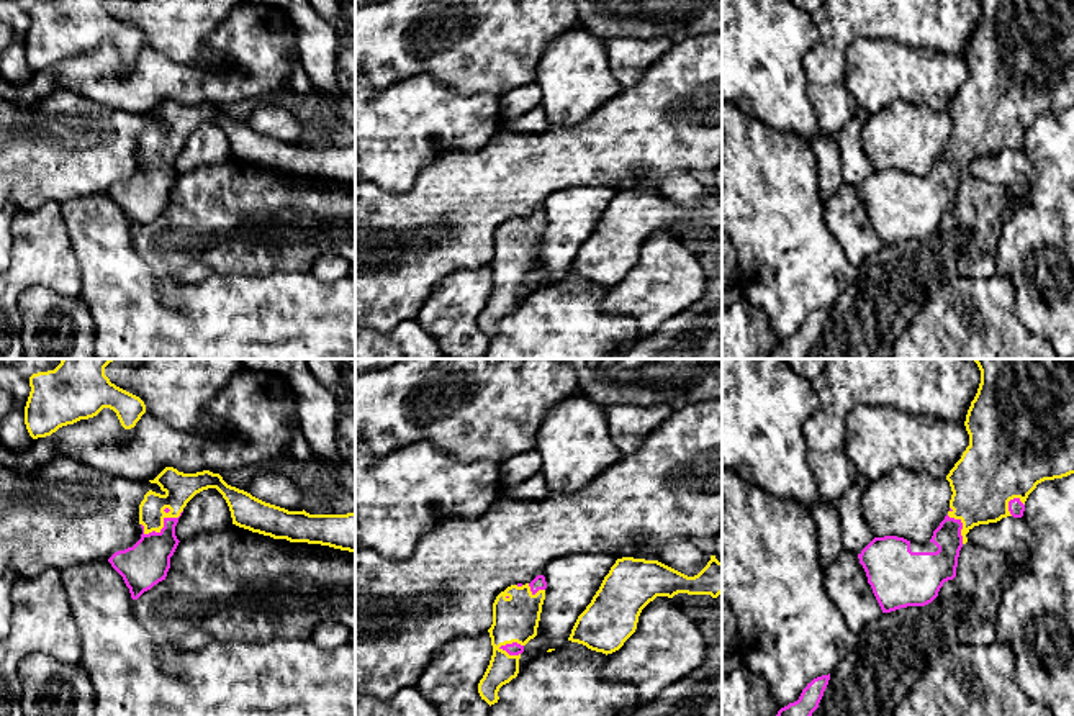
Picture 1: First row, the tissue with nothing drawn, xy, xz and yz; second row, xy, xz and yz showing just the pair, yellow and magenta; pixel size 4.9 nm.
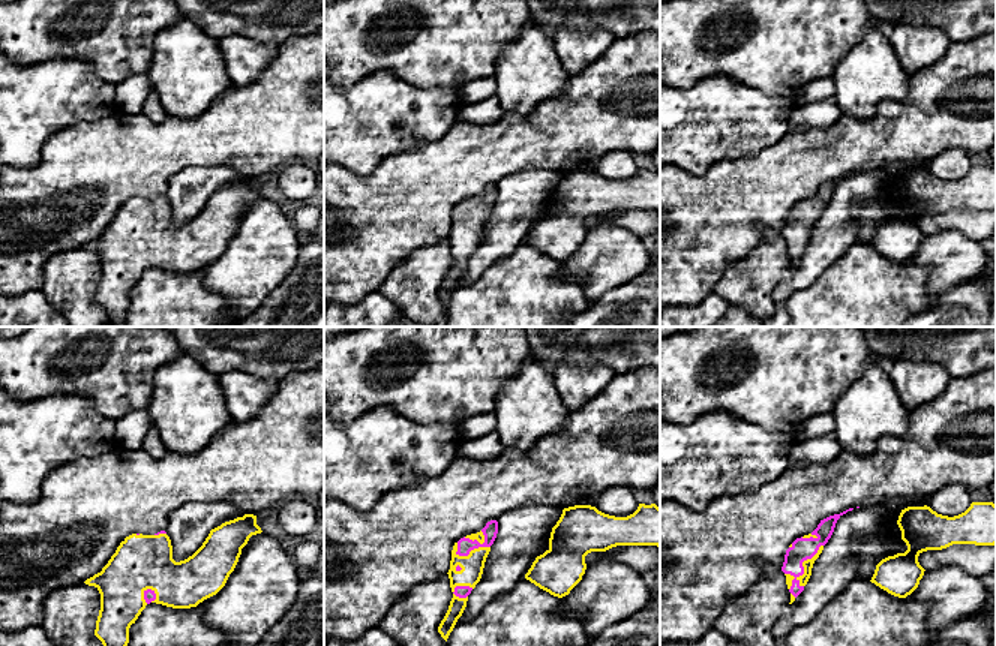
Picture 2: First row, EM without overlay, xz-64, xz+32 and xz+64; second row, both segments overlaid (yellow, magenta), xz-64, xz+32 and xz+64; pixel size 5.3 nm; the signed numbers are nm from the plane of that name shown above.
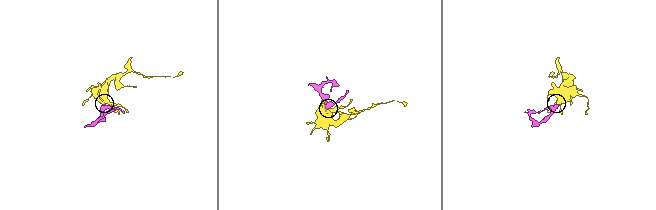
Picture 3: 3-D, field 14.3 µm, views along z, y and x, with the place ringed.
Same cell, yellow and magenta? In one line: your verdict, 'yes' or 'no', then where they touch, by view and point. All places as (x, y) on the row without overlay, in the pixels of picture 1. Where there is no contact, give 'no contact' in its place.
yes | xy (162, 156)

